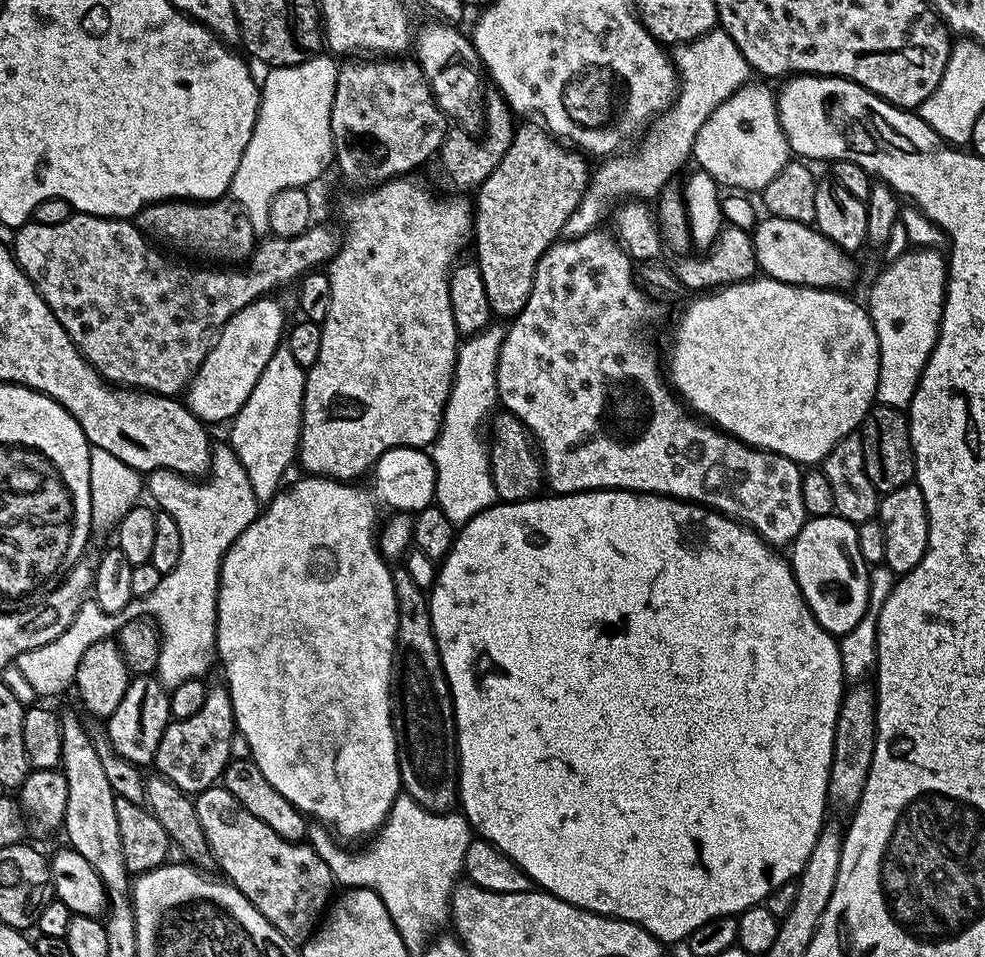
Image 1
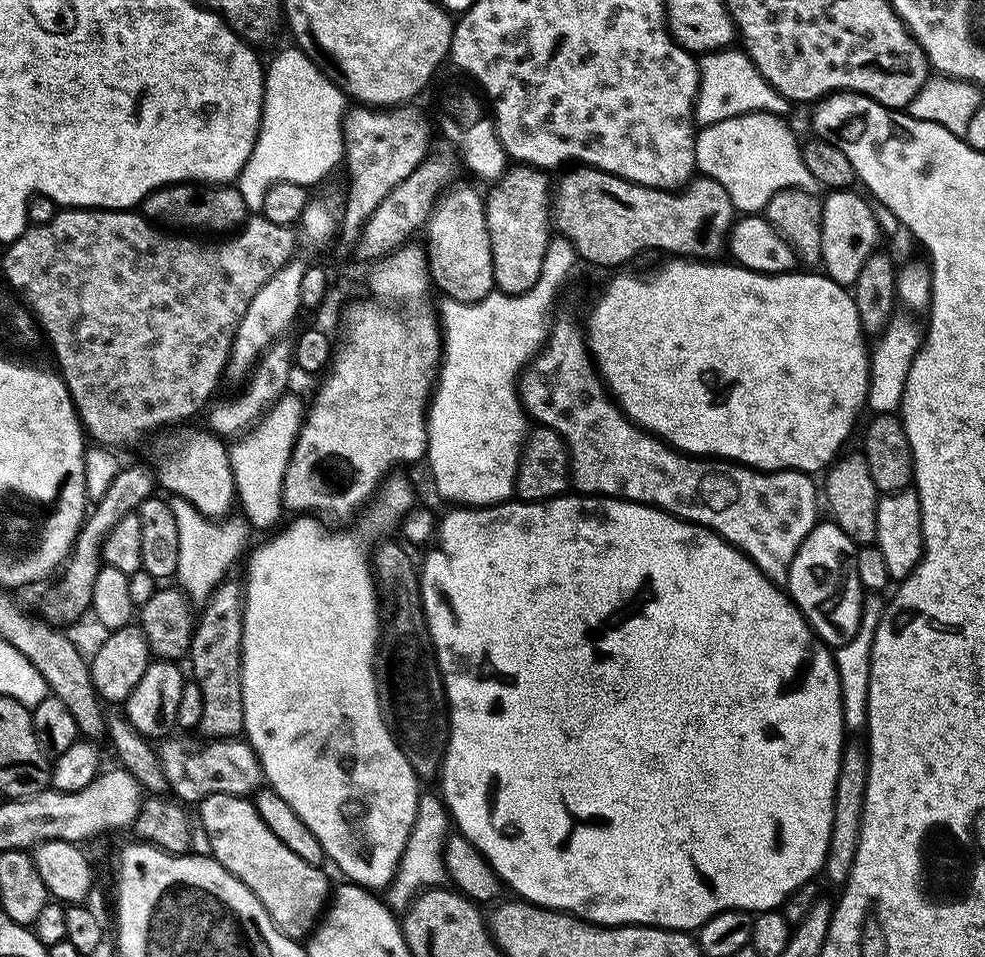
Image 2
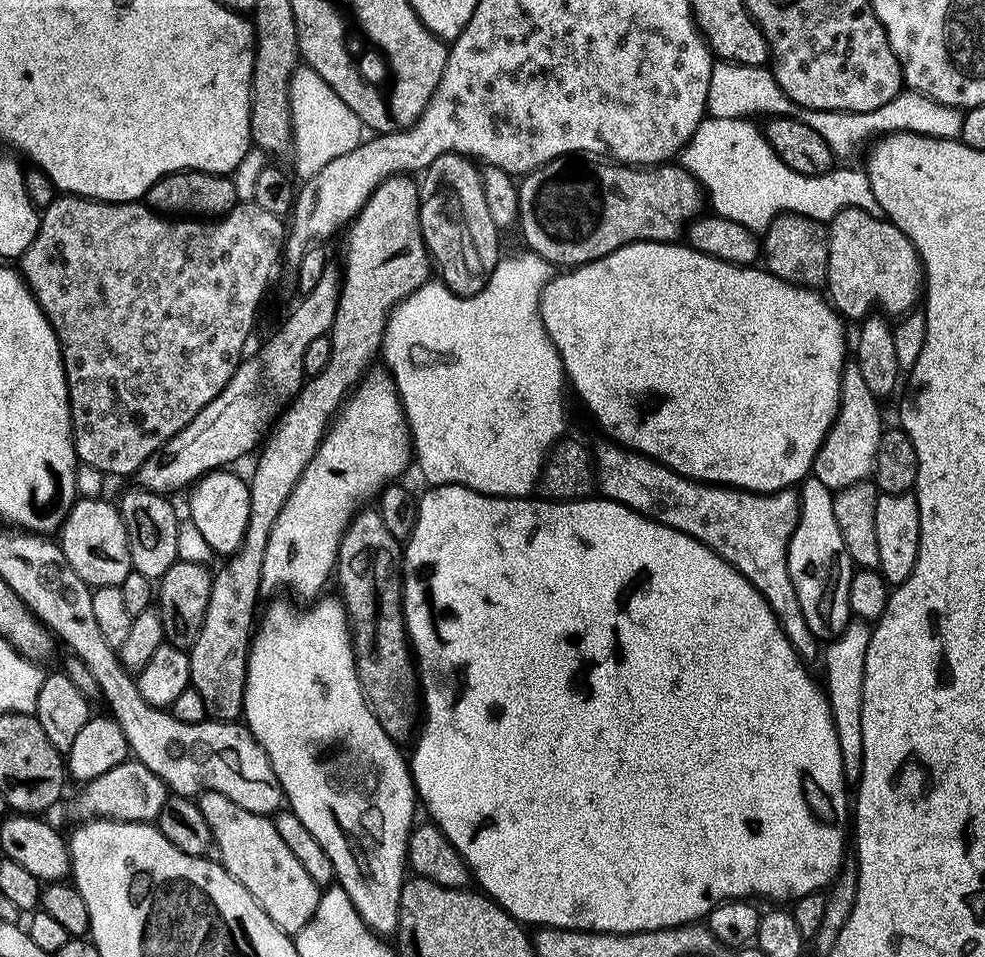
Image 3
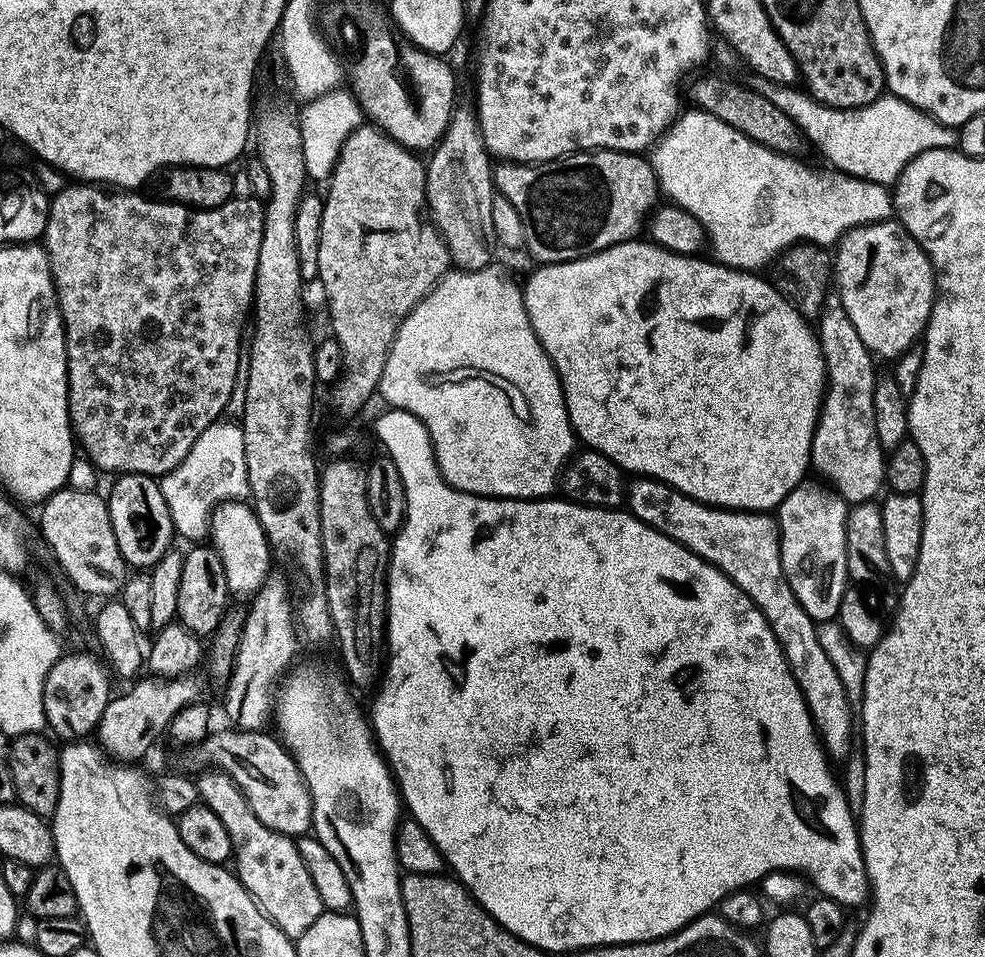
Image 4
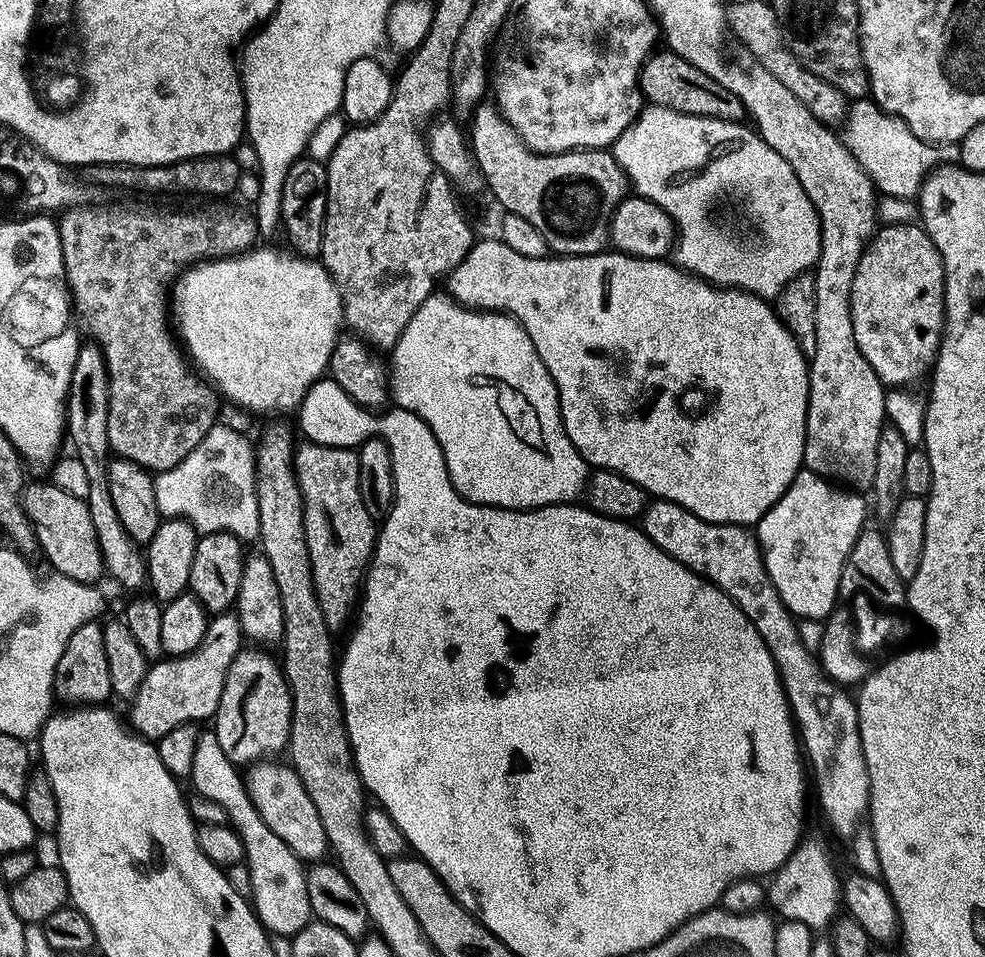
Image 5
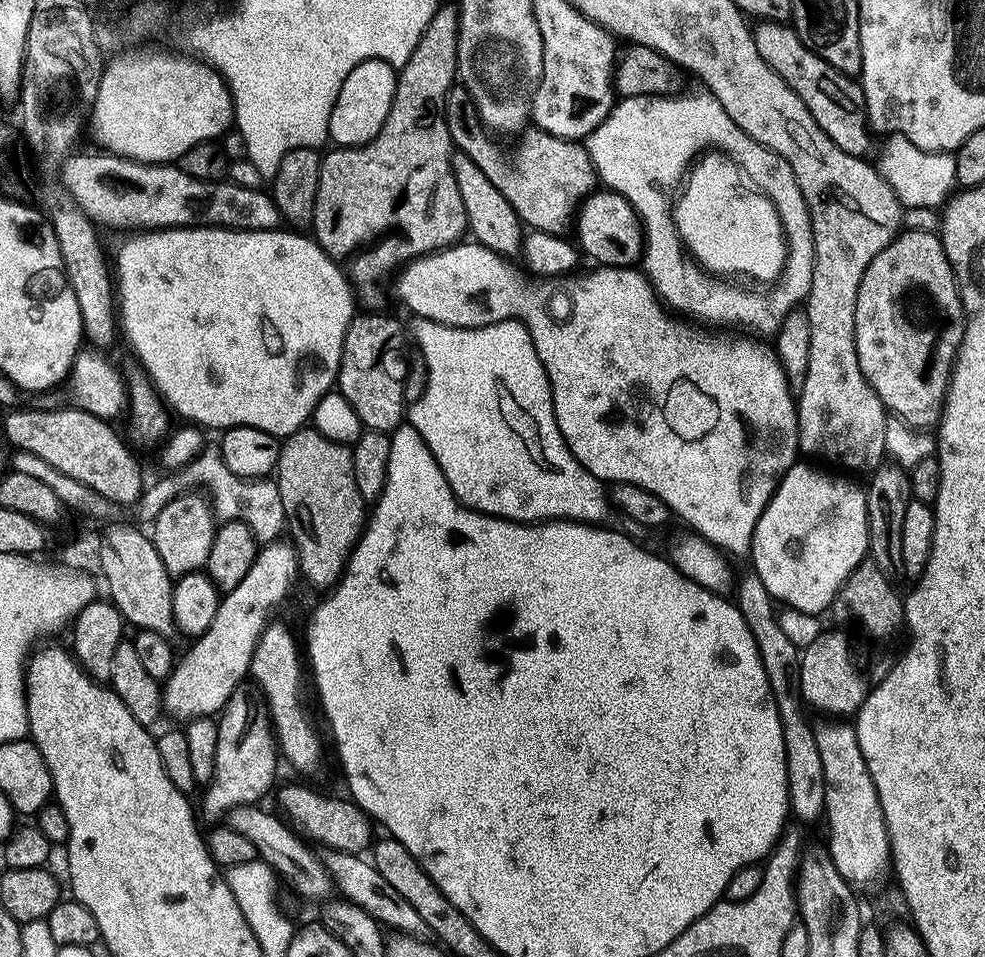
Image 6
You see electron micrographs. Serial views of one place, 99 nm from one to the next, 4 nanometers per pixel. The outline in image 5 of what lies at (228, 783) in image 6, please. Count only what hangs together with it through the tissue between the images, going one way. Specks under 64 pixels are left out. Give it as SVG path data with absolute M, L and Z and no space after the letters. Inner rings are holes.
M245 647L230 662L230 670L222 686L222 698L214 717L214 731L226 758L230 758L230 762L237 766L251 766L262 760L279 757L279 752L283 753L288 746L292 729L292 695L288 683L284 681L281 661L277 657L275 660L268 652L271 651Z

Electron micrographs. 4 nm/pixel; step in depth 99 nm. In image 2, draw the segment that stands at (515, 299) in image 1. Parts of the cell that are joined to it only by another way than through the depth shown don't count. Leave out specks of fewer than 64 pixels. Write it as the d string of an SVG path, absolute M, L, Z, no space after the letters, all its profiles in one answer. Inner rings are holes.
M513 165L509 167L502 177L491 187L493 188L485 197L484 213L486 214L487 233L490 234L491 261L494 262L494 280L497 291L506 293L508 296L517 296L520 293L529 292L537 284L538 278L541 276L542 262L545 260L545 252L548 249L548 243L552 239L551 224L551 193L552 186L546 178L547 173L543 169L535 169L528 165Z

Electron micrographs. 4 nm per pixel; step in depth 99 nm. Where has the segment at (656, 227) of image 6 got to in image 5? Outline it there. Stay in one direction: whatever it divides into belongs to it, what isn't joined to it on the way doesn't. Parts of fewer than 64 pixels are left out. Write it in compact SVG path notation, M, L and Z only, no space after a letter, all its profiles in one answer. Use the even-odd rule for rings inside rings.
M648 106L641 111L632 125L616 139L615 144L611 145L610 151L616 157L616 161L620 163L620 169L627 176L628 183L634 189L635 195L644 196L650 202L657 204L671 218L673 224L676 225L678 239L674 244L674 260L685 272L690 272L693 276L699 276L700 279L707 280L709 284L725 288L741 288L743 292L752 292L755 296L775 298L786 286L786 282L790 282L802 272L815 269L816 260L820 257L820 219L816 214L816 207L812 205L810 198L806 198L806 190L802 190L802 182L798 182L798 174L794 174L794 170L790 170L790 162L786 162L786 158L782 158L782 154L778 154L778 150L771 148L760 137L759 132L753 130L747 123L735 120L715 120L705 116L691 116L690 114L675 112L669 108ZM687 172L712 172L712 176L684 176ZM719 196L733 196L744 207L744 212L748 215L749 222L756 227L756 236L750 237L749 240L740 238L732 232L727 232L722 225L715 224L708 217L708 207Z

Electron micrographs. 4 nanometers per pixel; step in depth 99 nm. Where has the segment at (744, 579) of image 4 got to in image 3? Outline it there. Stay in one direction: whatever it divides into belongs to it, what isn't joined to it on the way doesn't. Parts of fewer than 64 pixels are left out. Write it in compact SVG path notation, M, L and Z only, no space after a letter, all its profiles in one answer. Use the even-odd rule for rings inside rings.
M604 442L600 449L595 449L594 480L601 497L617 500L627 508L641 512L649 520L658 520L674 530L690 534L695 540L701 540L710 550L718 553L764 595L782 630L788 635L788 641L801 657L809 658L808 656L815 654L818 637L810 630L810 626L806 626L806 618L802 614L802 606L798 602L798 594L794 590L794 582L788 569L788 543L800 521L799 491L746 492L718 484L705 484L688 476L679 476L673 468L667 468L650 456L642 456L639 452L622 448L615 442Z

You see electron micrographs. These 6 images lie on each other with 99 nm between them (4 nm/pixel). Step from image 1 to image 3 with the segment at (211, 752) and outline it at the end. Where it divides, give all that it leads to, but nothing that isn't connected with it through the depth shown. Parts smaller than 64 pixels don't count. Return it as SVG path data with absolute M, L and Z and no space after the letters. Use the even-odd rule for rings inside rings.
M250 516L240 549L227 557L220 569L215 569L210 588L210 602L206 602L206 618L202 618L202 630L198 630L198 638L194 646L187 649L192 679L190 687L198 690L198 694L202 694L202 702L206 702L208 716L214 720L236 722L241 719L244 711L244 687L248 681L248 650L254 635L254 625L258 620L256 603L262 599L260 590L262 562L266 542L270 542L270 530L274 530L275 521L273 516Z

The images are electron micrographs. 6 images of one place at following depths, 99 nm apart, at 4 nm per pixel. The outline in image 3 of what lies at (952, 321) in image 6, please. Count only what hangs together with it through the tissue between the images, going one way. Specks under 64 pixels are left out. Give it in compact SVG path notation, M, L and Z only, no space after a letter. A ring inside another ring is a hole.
M844 208L827 225L827 230L830 258L828 259L826 292L841 317L856 322L877 308L881 313L894 318L894 316L902 315L903 312L910 311L915 306L916 299L918 299L918 304L922 296L920 255L910 242L910 238L902 234L902 230L898 230L898 226L894 226L891 220L871 216L869 212L861 208Z

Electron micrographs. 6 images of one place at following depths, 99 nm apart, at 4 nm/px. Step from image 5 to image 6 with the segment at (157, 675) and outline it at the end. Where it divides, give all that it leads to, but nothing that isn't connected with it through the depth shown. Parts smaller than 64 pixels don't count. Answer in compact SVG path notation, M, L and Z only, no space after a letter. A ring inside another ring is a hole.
M275 542L263 545L257 551L250 570L246 570L246 578L234 586L234 590L223 593L218 614L214 614L214 622L199 638L191 641L192 649L181 655L176 661L176 669L172 671L167 680L163 681L164 712L167 715L177 716L181 722L196 720L199 716L215 717L223 712L235 692L241 687L245 679L249 679L248 667L254 658L254 646L258 646L258 638L264 628L273 619L276 607L288 596L292 583L298 580L298 565L296 563L296 549L291 543Z

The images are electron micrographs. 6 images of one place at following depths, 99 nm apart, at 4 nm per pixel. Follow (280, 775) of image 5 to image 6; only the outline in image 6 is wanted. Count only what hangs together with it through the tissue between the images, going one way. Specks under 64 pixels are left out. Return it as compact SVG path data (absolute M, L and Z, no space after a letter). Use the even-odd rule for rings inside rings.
M328 850L323 853L322 859L324 868L332 877L332 883L338 892L340 888L339 895L350 903L358 905L362 911L370 913L385 929L395 930L405 936L421 938L432 936L430 926L426 926L426 922L422 922L422 914L418 914L418 910L414 910L414 906L410 906L398 894L398 890L394 890L363 855Z

